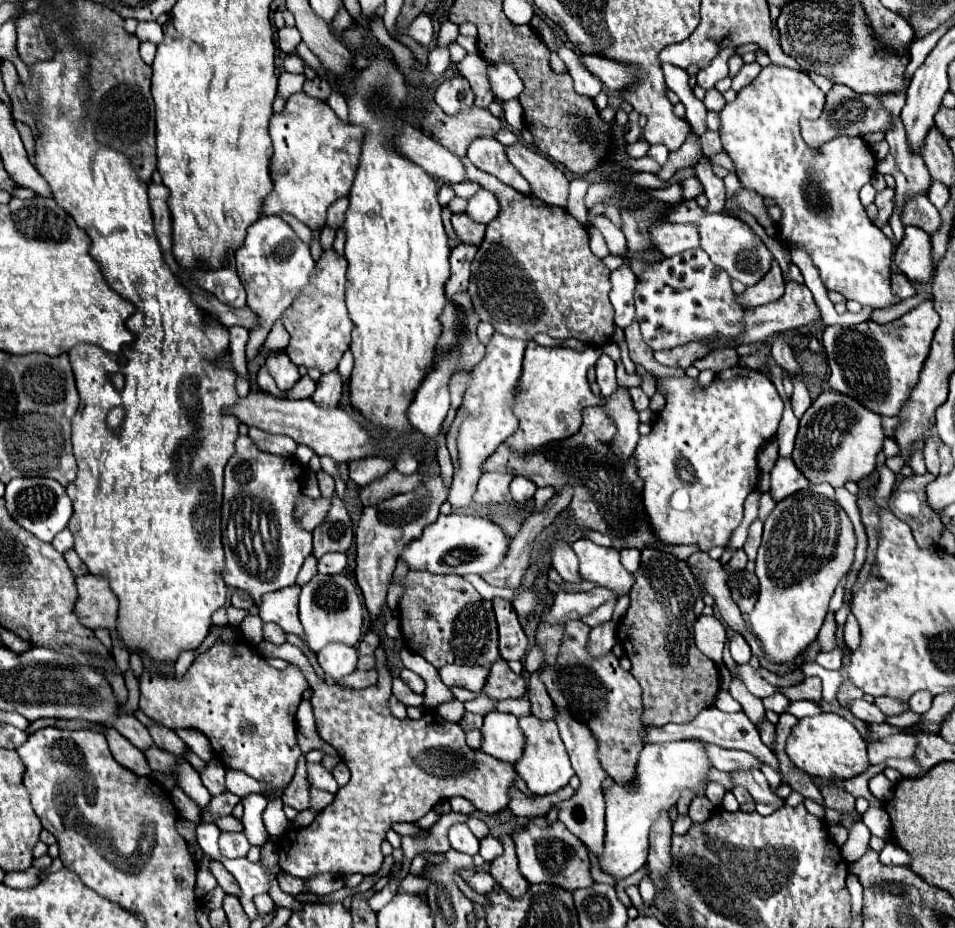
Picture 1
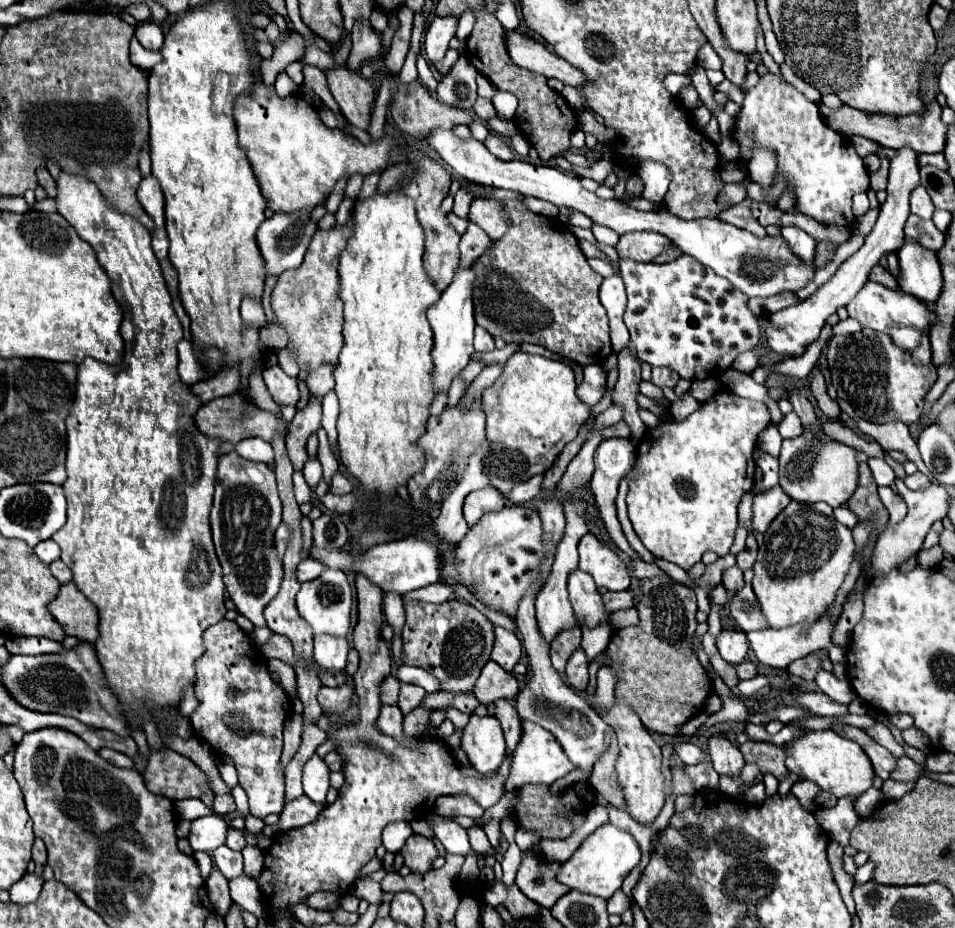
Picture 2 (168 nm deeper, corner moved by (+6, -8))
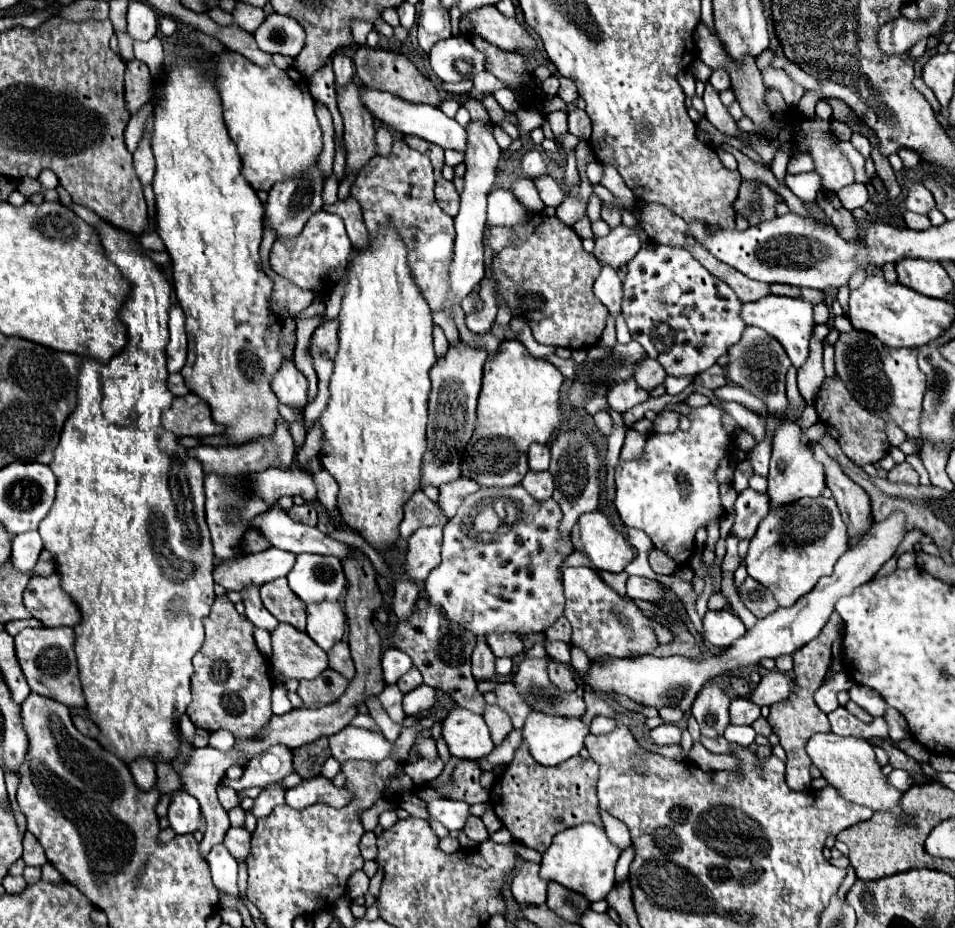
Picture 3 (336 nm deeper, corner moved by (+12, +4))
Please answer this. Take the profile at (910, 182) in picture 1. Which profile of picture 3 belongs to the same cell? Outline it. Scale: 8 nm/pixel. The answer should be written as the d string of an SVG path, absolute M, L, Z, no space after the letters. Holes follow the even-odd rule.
M918 183L918 185L912 185L912 187L908 189L904 203L906 203L906 209L908 209L908 211L920 213L920 215L926 215L932 207L936 207L932 193L930 193L924 185L920 185L920 183Z

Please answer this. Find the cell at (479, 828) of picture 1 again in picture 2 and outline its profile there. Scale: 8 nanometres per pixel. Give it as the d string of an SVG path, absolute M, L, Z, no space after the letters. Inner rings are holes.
M476 825L470 827L470 829L468 829L468 837L470 837L470 845L472 845L472 849L474 849L476 853L486 855L486 853L492 849L486 833L482 831L482 827L476 827Z

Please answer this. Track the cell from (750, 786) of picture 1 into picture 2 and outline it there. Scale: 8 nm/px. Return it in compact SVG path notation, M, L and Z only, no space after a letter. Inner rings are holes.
M724 735L710 737L708 753L712 757L712 763L714 763L714 769L718 775L726 775L726 777L738 781L740 771L744 767L744 757L734 743L730 743Z

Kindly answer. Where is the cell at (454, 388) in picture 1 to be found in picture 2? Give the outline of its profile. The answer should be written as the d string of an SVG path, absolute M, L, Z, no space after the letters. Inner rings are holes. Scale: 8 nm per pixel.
M470 361L468 365L466 365L466 369L460 373L460 377L462 377L462 381L466 383L466 387L480 375L480 371L484 369L484 365L482 363L478 363L478 361Z

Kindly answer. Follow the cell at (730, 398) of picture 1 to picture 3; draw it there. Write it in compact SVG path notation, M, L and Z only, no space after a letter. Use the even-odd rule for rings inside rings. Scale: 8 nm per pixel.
M706 405L692 409L690 423L692 427L688 431L666 435L650 433L652 441L644 445L642 457L634 461L618 461L614 469L614 505L622 523L630 529L644 531L654 547L672 557L678 567L686 565L686 559L692 555L696 529L708 525L710 519L718 519L724 511L714 473L720 459L728 455L726 447L730 443L718 407Z

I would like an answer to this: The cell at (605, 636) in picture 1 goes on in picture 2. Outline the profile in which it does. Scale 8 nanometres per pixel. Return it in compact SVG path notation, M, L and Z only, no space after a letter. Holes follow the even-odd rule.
M578 647L566 665L566 675L568 675L568 681L572 687L576 687L576 689L588 687L588 663L590 661L588 661L584 649Z

